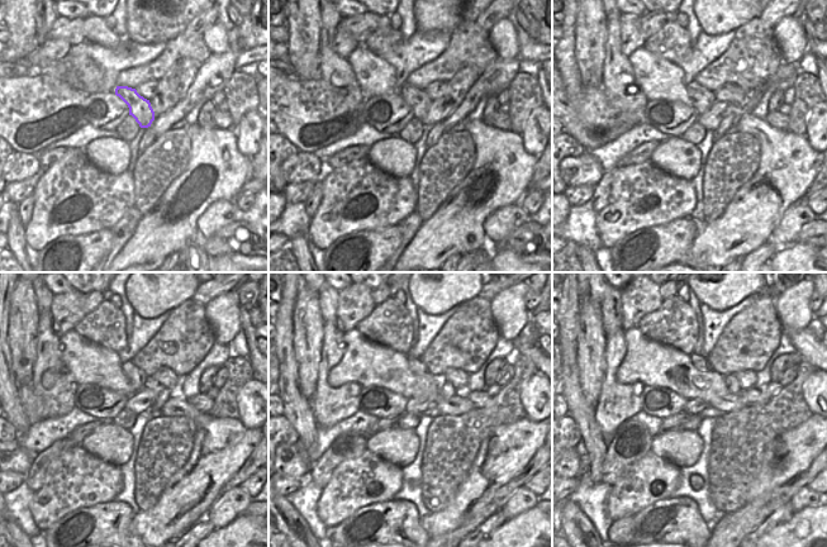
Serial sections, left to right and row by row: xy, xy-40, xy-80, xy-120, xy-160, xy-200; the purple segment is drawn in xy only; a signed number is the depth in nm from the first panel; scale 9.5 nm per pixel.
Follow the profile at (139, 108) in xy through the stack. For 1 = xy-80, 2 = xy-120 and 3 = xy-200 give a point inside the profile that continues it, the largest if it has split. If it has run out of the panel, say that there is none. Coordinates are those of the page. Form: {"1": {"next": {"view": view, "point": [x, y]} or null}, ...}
{"1": {"next": {"view": "xy-80", "point": [703, 99]}}, "2": {"next": {"view": "xy-120", "point": [137, 376]}}, "3": {"next": {"view": "xy-200", "point": [700, 362]}}}

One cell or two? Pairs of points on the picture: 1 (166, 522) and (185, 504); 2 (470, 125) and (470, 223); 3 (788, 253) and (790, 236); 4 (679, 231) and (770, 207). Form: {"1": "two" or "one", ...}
{"1": "one", "2": "one", "3": "two", "4": "two"}

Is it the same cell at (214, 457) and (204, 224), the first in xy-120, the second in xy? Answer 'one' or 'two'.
two

